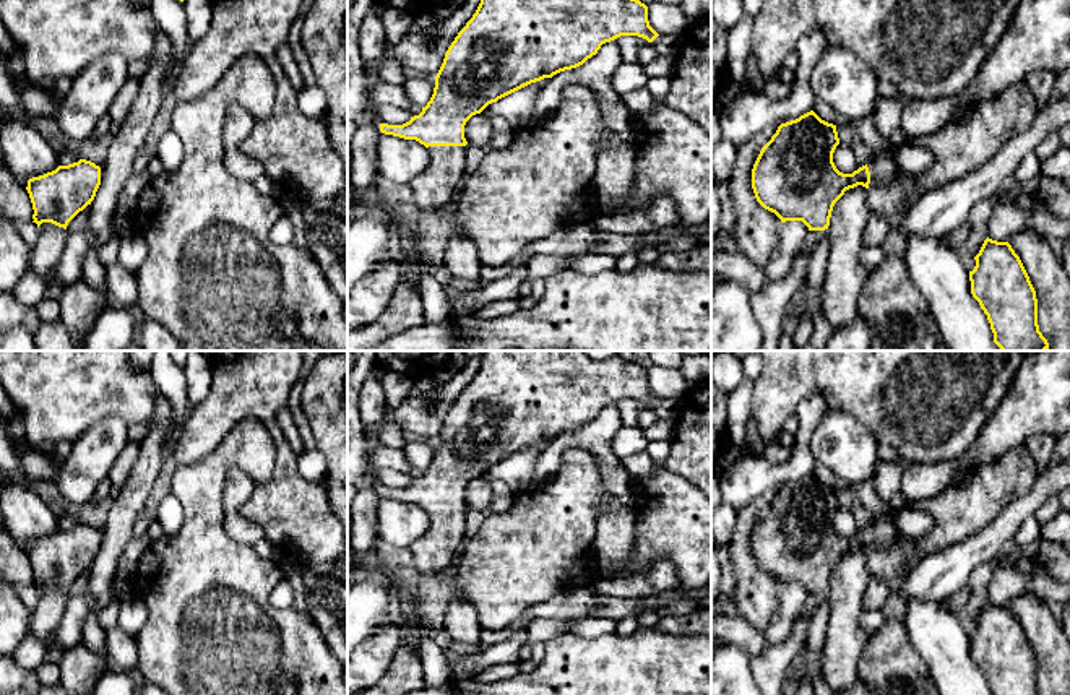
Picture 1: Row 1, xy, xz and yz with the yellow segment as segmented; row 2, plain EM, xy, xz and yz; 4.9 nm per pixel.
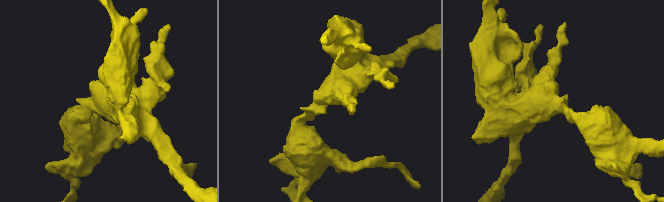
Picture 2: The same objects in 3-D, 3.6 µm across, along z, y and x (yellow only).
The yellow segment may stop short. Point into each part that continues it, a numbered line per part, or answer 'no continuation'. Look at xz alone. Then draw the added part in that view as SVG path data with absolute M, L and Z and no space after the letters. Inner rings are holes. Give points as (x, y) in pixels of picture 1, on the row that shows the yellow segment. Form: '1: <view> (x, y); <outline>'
1: xz (435, 185); M429 146L429 167L412 180L414 203L422 211L447 205L466 179L466 146Z

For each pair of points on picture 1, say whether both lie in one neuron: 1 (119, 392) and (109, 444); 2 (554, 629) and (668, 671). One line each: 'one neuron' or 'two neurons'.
1: two neurons
2: two neurons

